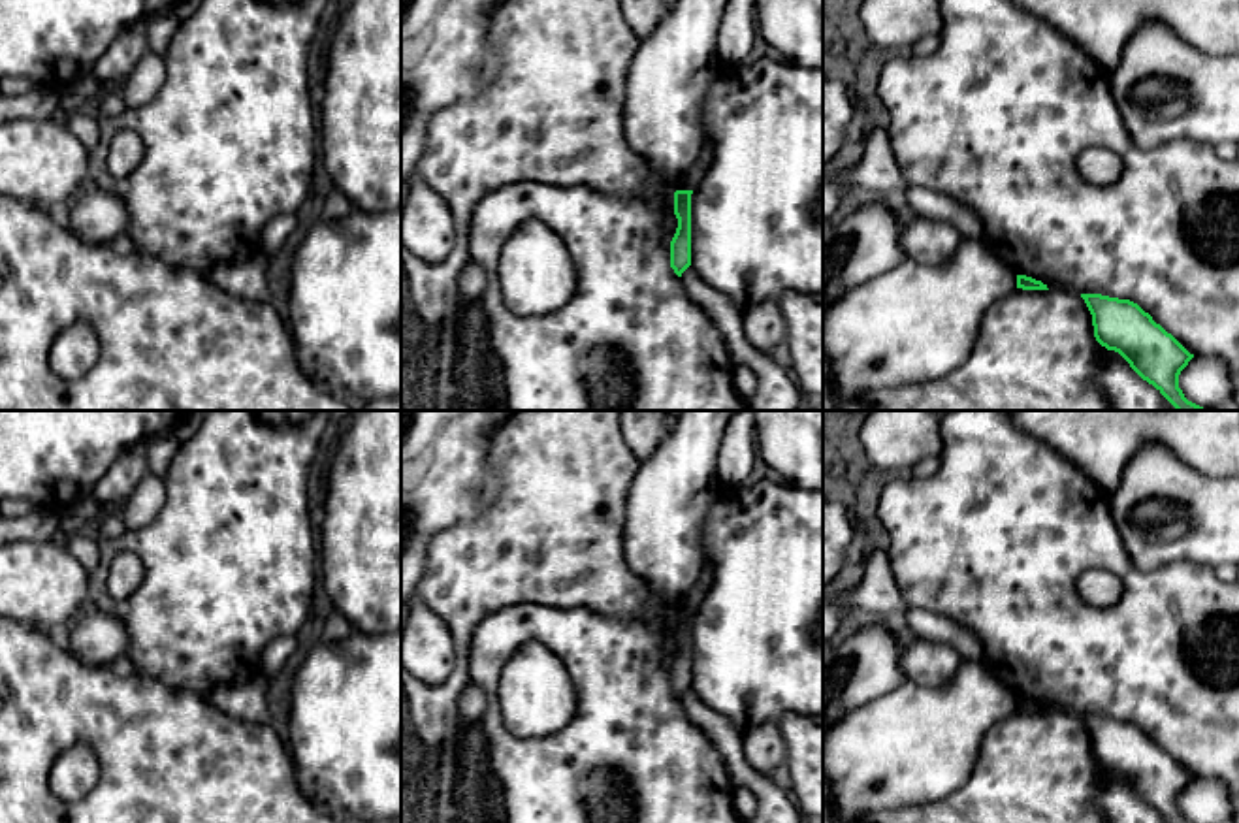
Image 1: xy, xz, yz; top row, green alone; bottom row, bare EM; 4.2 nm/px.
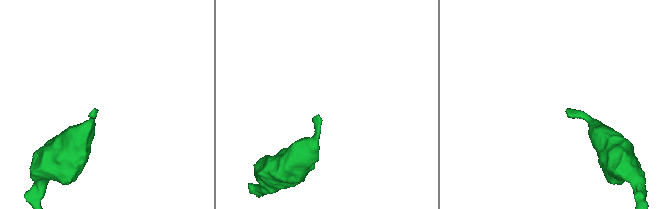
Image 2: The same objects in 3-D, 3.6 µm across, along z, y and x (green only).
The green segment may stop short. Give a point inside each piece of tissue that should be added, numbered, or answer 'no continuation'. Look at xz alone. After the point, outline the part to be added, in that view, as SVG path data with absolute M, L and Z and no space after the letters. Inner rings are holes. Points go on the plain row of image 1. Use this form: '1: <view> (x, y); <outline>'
no continuation

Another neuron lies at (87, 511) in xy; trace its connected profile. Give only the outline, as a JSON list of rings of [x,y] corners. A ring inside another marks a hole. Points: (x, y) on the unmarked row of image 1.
[[[90,495],[72,503],[60,514],[75,518],[87,529],[94,527],[104,518],[102,505],[98,505]]]

